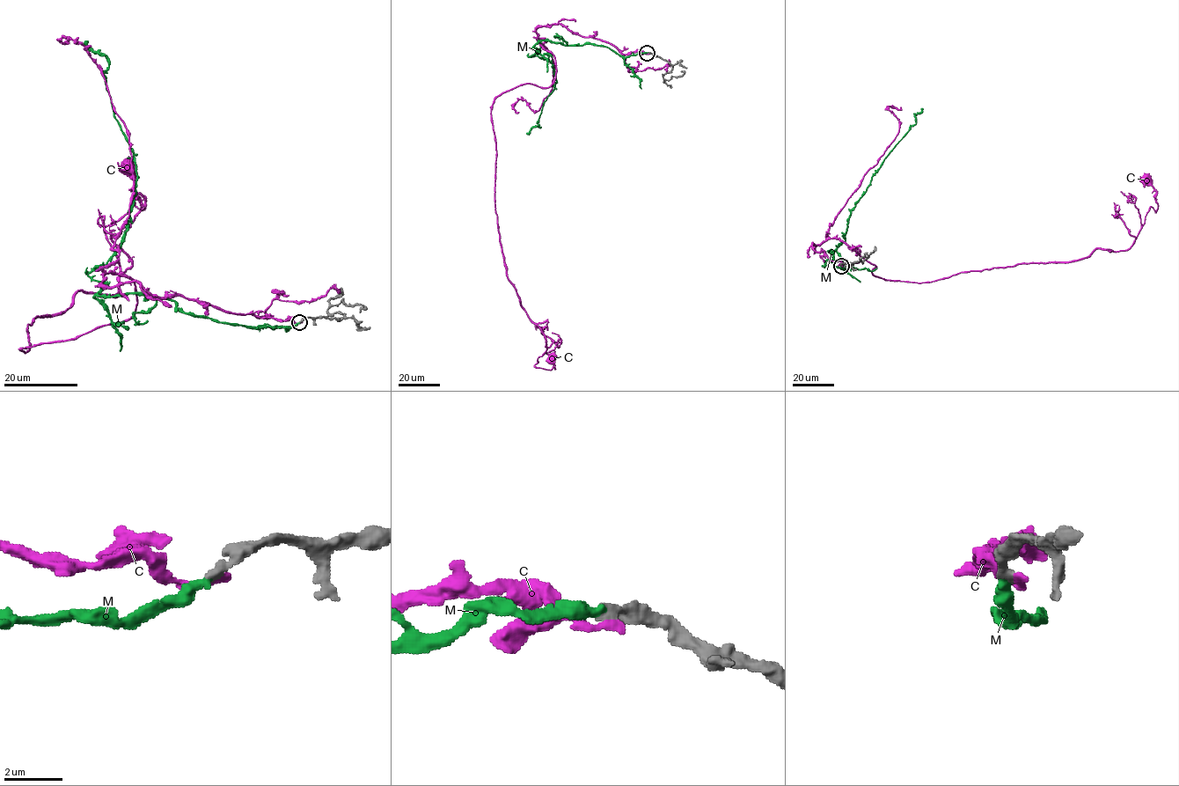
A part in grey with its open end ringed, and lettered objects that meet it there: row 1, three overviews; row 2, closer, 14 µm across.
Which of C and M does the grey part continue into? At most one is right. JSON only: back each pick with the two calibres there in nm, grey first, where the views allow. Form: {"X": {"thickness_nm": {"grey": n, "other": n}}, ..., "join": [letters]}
{"M": {"thickness_nm": {"grey": 360, "other": 360}}, "join": ["M"]}

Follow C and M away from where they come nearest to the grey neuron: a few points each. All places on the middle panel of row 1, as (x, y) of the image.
C: (648, 53), (538, 27), (554, 81), (492, 105), (506, 275), (545, 339), (534, 366), (555, 367), (552, 357)
M: (648, 53), (625, 57), (596, 44), (539, 40), (529, 56), (548, 61), (556, 82), (540, 128), (527, 133)

